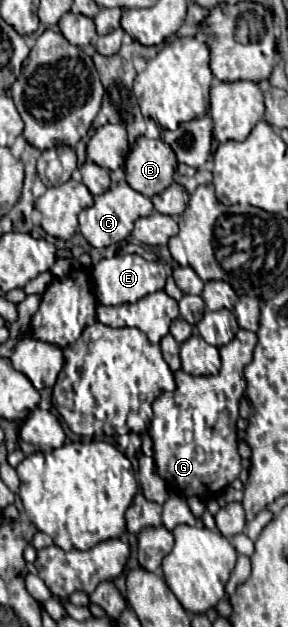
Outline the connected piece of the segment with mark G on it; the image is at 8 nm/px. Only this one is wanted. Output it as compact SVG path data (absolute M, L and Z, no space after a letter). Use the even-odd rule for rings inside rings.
M239 330L229 344L219 348L223 362L219 374L191 376L177 370L173 372L177 388L157 396L153 402L149 436L153 440L155 472L185 498L213 498L241 472L241 456L237 452L237 420L239 402L247 386L243 368L253 360L255 344L255 332Z

